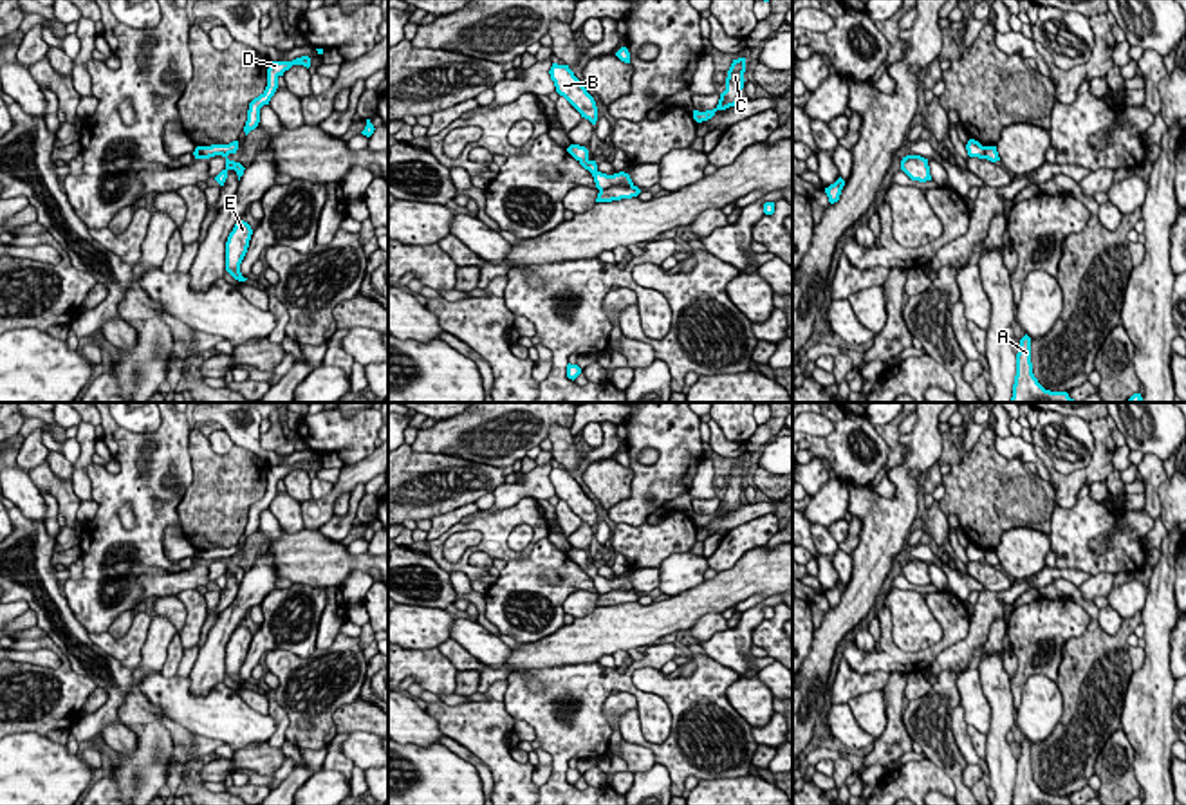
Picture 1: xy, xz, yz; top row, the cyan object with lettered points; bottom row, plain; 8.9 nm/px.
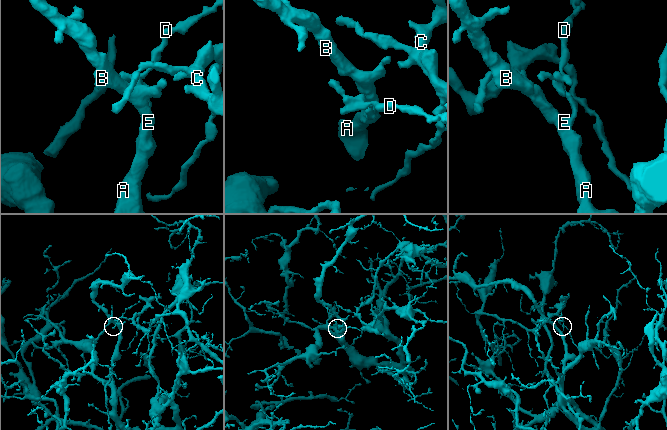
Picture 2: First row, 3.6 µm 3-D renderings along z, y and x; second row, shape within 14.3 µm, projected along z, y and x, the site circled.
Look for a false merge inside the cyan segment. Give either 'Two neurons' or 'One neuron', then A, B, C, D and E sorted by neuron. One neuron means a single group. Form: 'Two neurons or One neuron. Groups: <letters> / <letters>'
Two neurons. Groups: A B E / C D

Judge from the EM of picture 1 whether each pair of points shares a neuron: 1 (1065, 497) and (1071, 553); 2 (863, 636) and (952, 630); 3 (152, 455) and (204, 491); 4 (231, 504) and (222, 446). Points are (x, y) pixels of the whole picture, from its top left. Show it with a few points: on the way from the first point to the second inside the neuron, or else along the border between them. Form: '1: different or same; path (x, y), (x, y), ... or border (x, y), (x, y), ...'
1: different; border (1089, 484), (1069, 508), (1056, 508)
2: different; border (854, 645), (863, 652), (870, 652), (876, 647)
3: different; border (190, 441), (192, 482), (185, 491)
4: different; border (206, 437), (217, 453), (226, 453), (233, 446)

